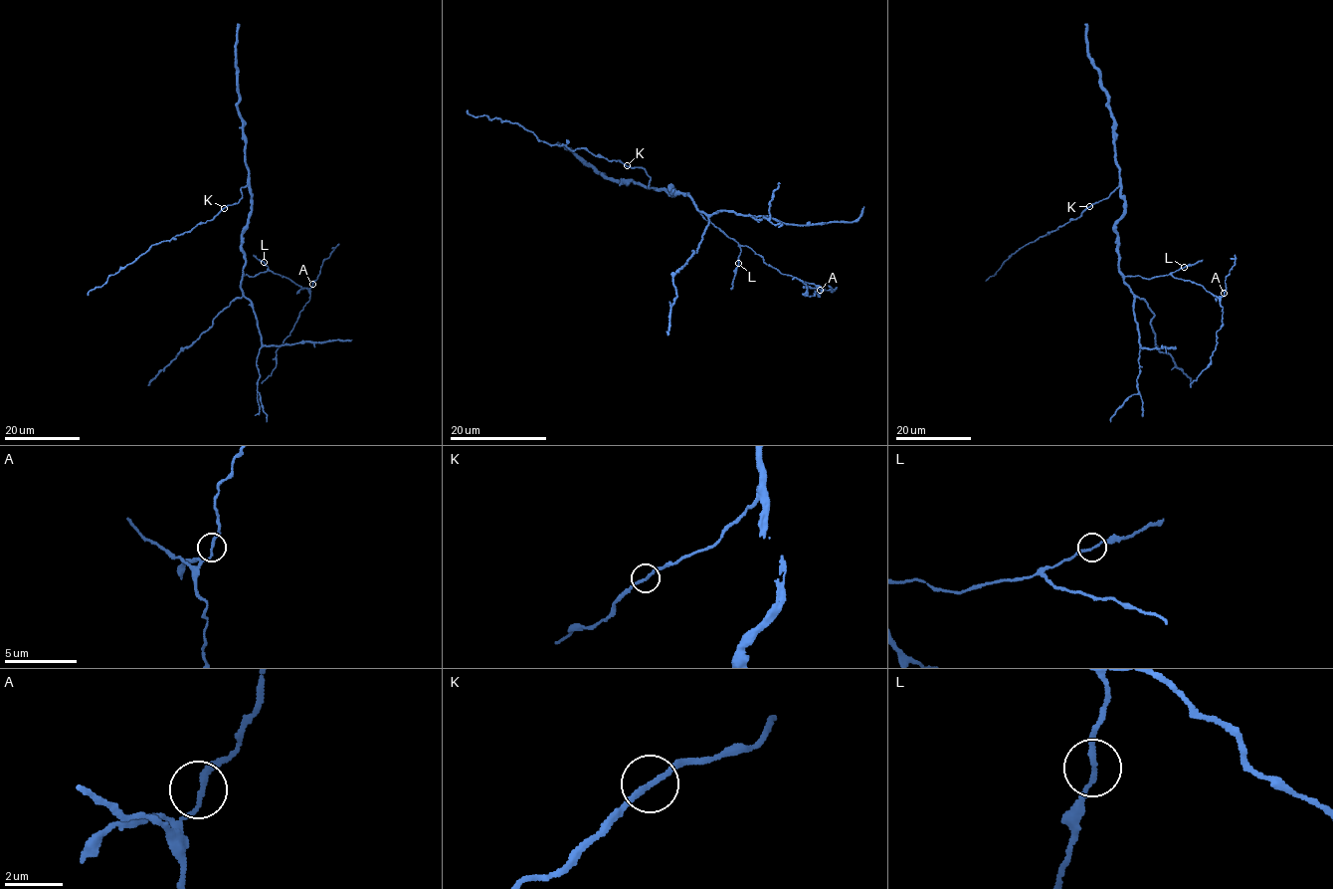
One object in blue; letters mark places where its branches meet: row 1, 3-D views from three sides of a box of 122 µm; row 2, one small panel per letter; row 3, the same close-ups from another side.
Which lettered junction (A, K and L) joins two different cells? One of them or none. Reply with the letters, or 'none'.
none

